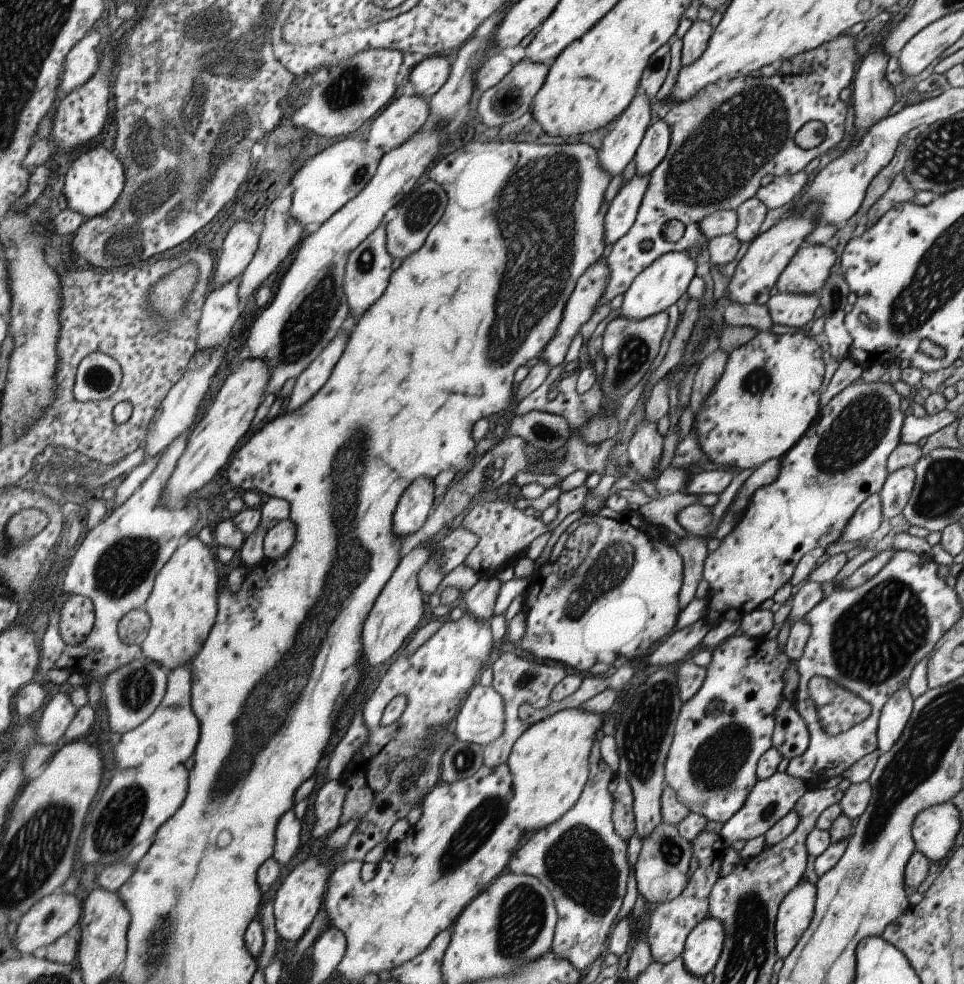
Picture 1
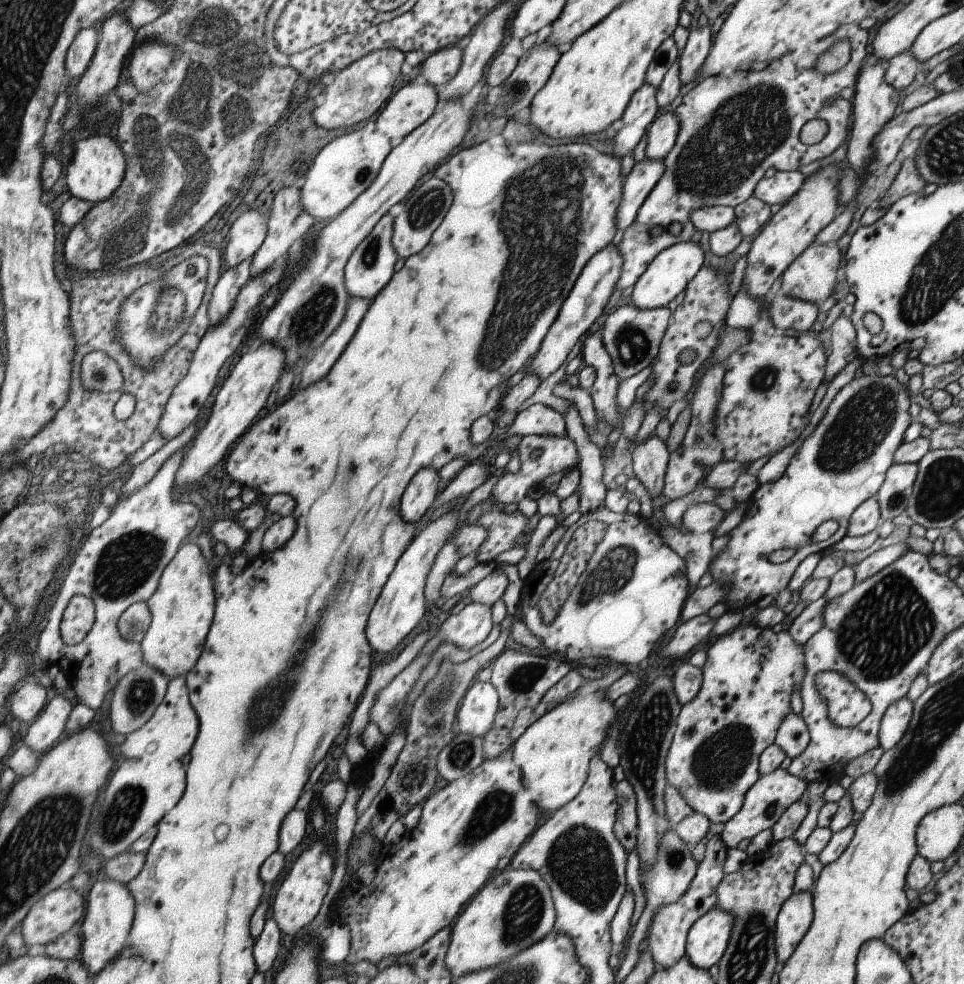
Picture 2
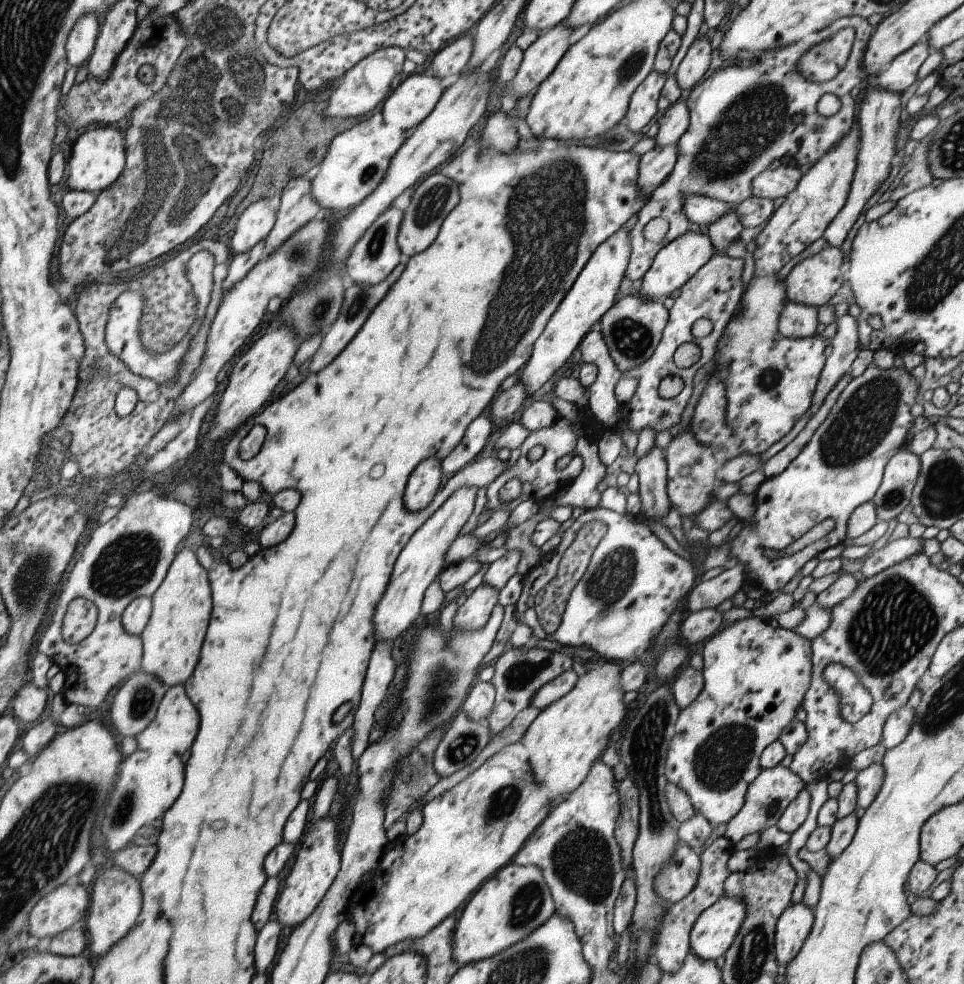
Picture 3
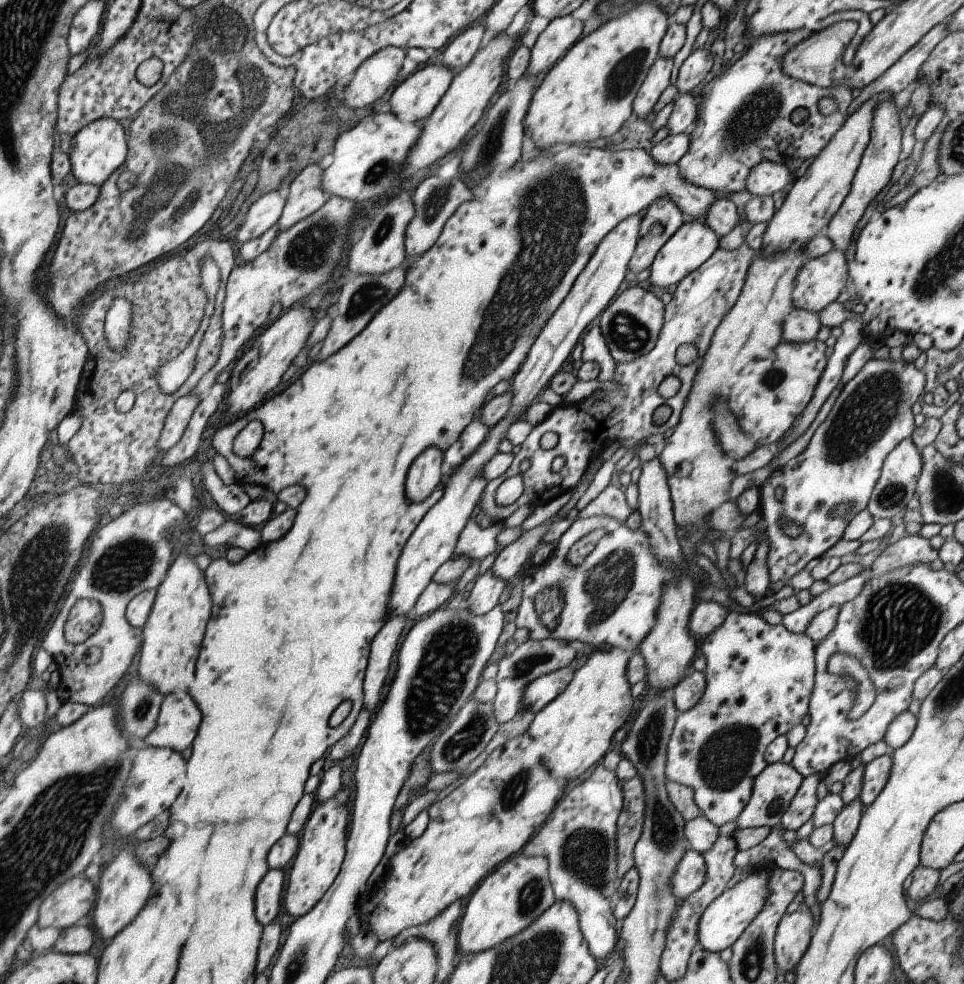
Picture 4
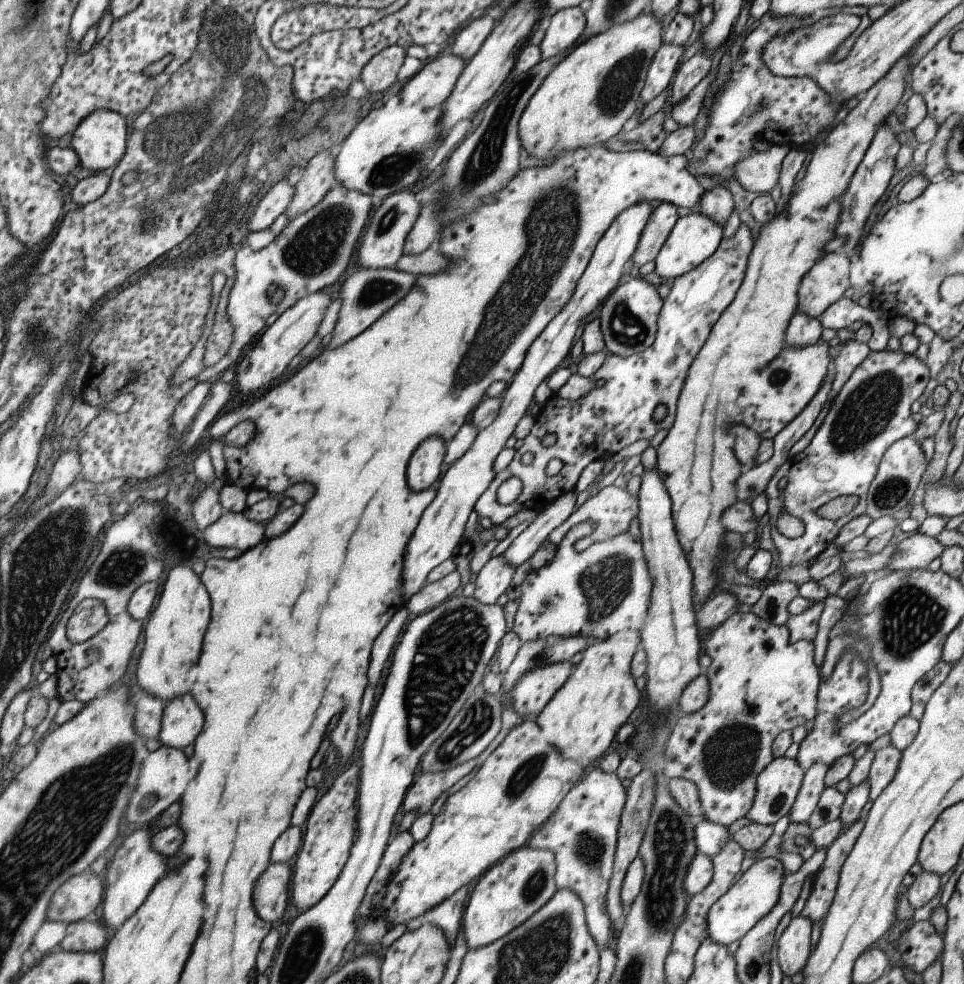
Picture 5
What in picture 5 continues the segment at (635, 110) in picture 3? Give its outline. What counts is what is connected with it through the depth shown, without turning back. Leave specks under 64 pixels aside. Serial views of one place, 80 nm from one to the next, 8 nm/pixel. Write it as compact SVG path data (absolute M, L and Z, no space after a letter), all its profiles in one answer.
M662 42L653 53L647 67L643 88L640 90L641 101L644 105L665 91L671 80L671 74L679 65L683 51L682 46Z

